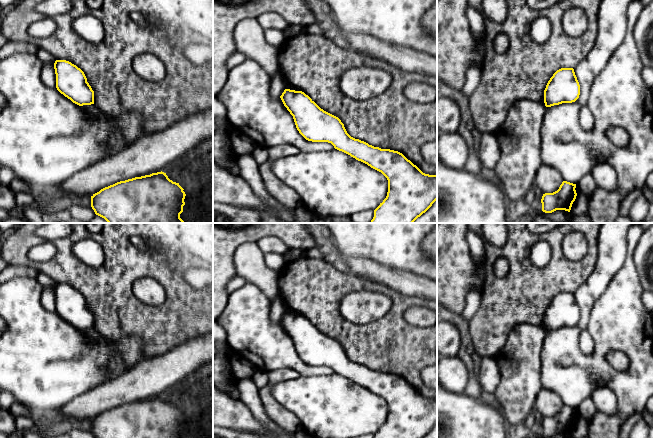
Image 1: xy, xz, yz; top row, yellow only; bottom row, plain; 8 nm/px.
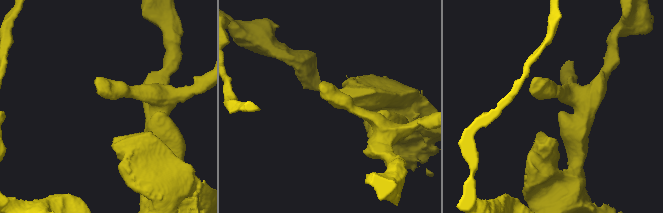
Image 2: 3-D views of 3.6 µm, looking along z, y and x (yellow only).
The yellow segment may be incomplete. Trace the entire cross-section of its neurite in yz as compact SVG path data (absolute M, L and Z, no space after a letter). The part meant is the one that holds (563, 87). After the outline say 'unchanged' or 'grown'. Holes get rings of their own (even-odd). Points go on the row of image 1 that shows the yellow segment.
M573 68L557 70L544 90L546 107L575 102L580 95L580 85Z; unchanged

